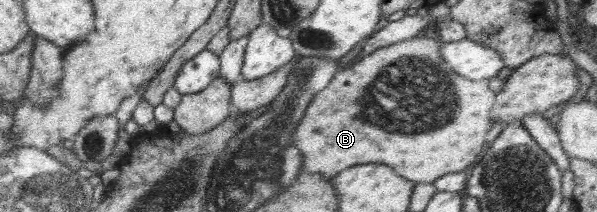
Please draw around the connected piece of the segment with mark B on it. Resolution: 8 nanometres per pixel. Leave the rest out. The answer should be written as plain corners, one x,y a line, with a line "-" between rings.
424,34
418,35
404,41
393,43
392,45
387,45
386,47
375,49
370,55
365,55
360,61
353,61
349,67
338,69
331,79
330,84
314,95
310,105
308,105
306,115
302,117
302,121
300,121
300,125
298,125
296,133
294,133
296,147
306,157
304,159
306,171
308,173
320,173
326,179
330,179
336,173
340,173
342,169
348,169
350,165
358,165
358,163
384,163
384,165
391,167
394,173
398,173
400,177
415,184
433,184
442,175
446,175
447,173
460,173
461,171
469,170
476,164
478,159
486,151
487,133
495,125
495,121
492,120
493,117
490,115
490,110
495,100
495,93
489,89
488,80
468,81
465,77
459,76
450,67
450,64
444,61
440,53
440,46
441,43
438,40
426,37

